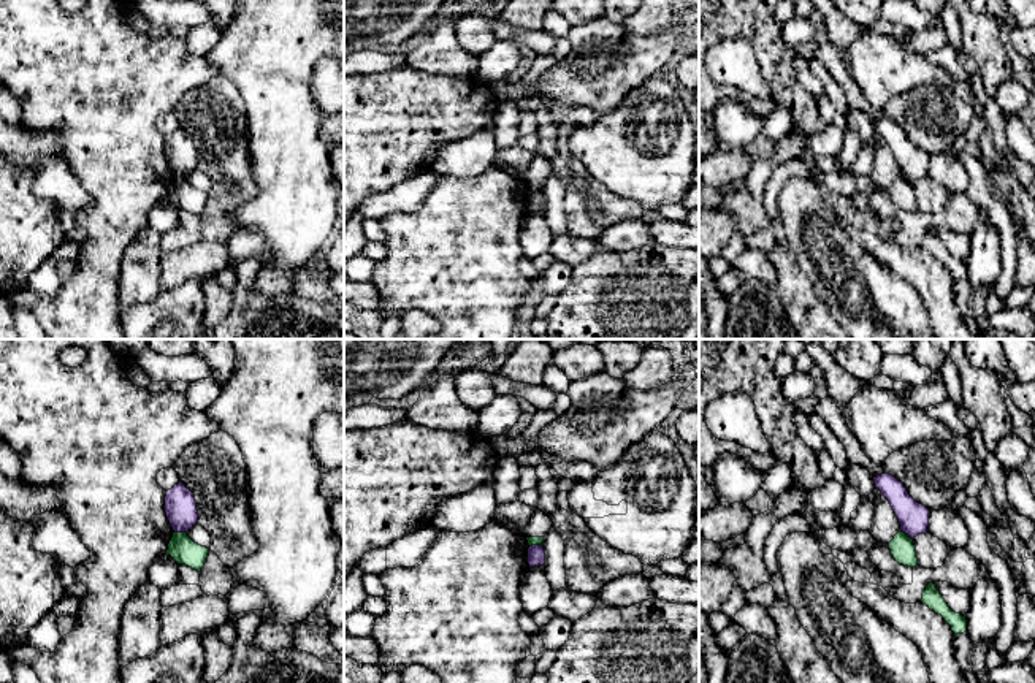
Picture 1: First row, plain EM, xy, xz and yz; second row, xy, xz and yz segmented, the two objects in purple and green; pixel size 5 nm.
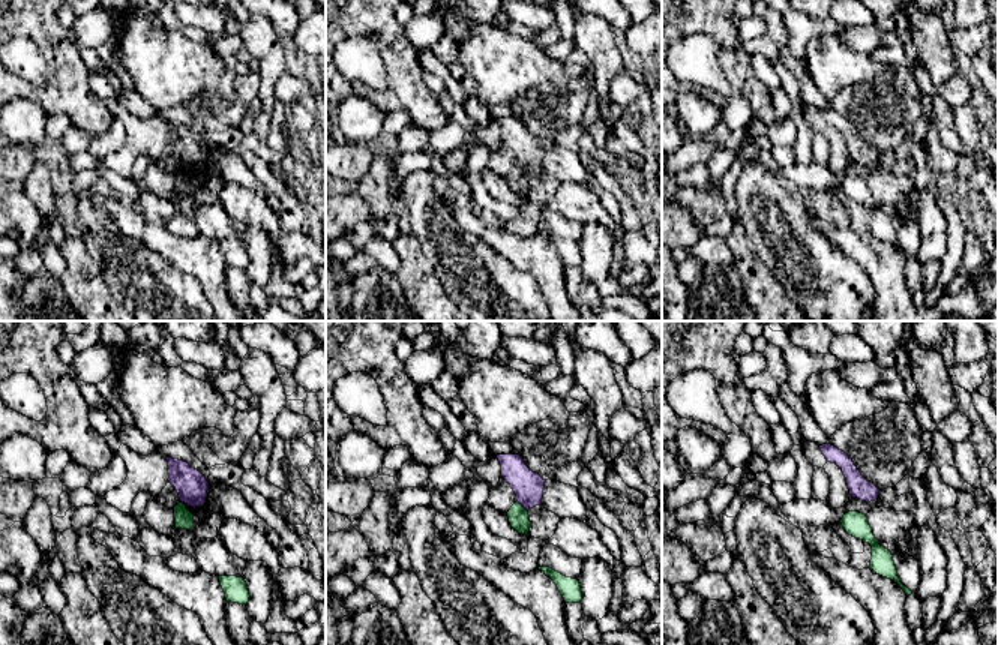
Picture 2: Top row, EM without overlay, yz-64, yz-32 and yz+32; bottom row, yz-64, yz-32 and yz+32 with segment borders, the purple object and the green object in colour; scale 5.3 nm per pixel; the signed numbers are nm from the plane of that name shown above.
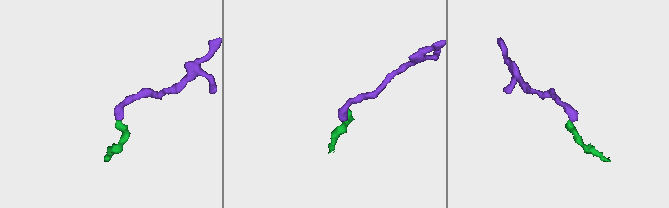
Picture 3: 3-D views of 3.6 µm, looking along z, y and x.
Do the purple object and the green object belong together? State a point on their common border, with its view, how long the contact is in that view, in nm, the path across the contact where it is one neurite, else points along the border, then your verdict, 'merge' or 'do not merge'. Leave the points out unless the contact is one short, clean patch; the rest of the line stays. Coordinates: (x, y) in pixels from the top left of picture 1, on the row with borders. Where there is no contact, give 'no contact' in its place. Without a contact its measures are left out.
contact xy (181, 531); length 60 nm; border xy (175, 531), (186, 533); do not merge

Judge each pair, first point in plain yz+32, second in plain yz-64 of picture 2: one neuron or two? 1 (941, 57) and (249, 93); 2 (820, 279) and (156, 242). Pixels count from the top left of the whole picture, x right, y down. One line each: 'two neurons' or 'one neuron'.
1: two neurons
2: two neurons

